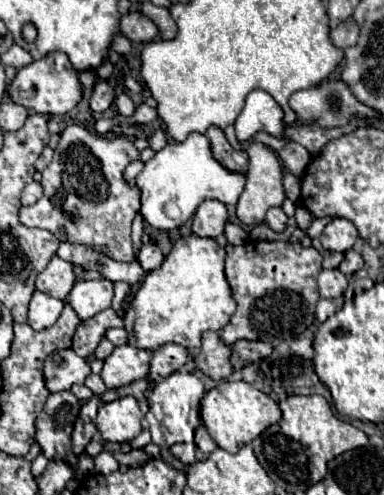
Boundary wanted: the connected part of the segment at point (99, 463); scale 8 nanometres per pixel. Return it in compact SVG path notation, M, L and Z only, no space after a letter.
M101 452L101 454L95 458L95 470L97 470L97 473L99 474L107 476L107 474L119 470L119 464L117 464L117 460L113 458L113 454L109 454L109 452Z

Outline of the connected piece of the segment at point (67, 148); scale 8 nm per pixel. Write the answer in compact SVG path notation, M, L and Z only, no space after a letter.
M67 126L61 132L61 140L55 148L51 164L43 170L41 186L45 190L43 198L27 208L21 208L19 220L31 228L51 230L59 240L71 244L83 244L97 252L103 252L111 260L133 262L133 242L131 242L131 220L141 208L141 192L137 186L129 186L123 178L123 172L129 162L139 160L139 150L127 136L111 134L99 136L83 126Z

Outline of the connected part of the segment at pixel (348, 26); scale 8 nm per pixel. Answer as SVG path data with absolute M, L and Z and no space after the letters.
M351 18L345 20L345 22L341 22L337 28L331 30L331 40L333 40L333 44L339 50L355 46L357 38L359 38L359 28L357 28L357 24Z

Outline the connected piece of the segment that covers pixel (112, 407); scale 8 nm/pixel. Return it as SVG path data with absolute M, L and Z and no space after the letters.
M133 396L105 402L97 412L97 430L105 442L131 442L141 432L143 414Z

